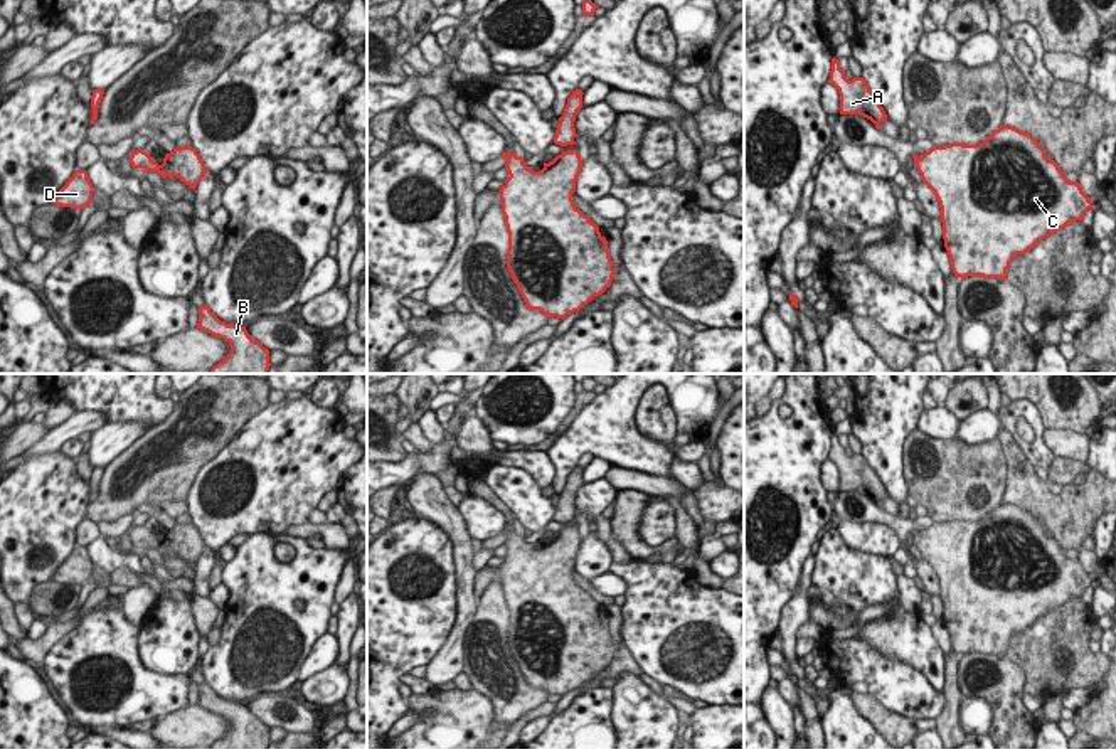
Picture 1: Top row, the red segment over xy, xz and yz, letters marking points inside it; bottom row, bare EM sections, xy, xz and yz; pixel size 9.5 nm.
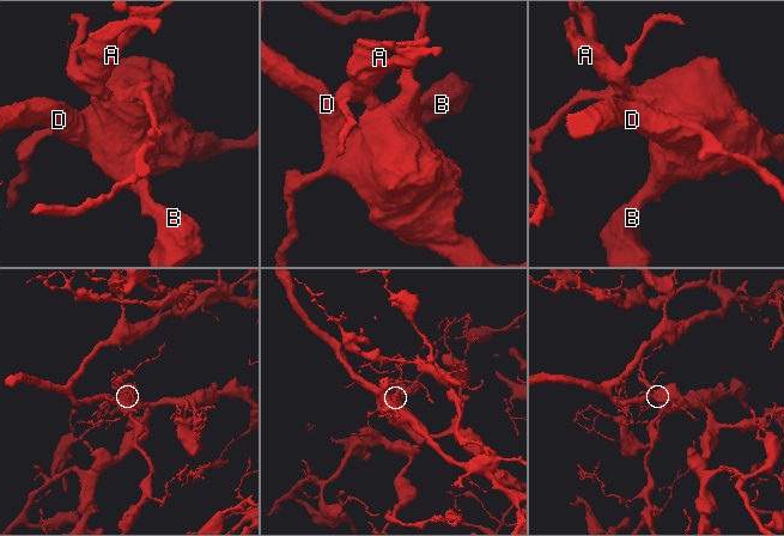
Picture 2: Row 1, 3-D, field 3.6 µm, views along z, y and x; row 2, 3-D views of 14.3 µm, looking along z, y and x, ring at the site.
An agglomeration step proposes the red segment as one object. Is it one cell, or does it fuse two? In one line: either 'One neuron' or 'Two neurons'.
One neuron.

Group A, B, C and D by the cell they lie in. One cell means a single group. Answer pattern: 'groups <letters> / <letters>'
groups A B C D

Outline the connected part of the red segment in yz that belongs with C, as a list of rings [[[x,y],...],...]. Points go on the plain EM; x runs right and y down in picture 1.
[[[1002,502],[978,522],[934,522],[921,535],[917,532],[912,532],[912,535],[922,559],[939,579],[944,624],[953,650],[961,656],[966,653],[1007,656],[1007,646],[1017,631],[1028,629],[1039,618],[1067,601],[1082,598],[1084,591],[1092,586],[1092,579],[1082,569],[1079,559],[1069,559],[1040,520],[1030,510],[1013,503]]]

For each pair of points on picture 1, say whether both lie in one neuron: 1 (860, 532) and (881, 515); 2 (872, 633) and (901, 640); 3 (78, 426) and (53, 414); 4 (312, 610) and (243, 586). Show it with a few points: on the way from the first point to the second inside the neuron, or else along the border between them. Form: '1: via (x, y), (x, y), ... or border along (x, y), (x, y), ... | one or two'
1: border along (840, 519), (884, 522), (901, 541) | two
2: via (879, 633), (894, 638) | one
3: border along (74, 411), (53, 430) | two
4: via (295, 615), (275, 610), (260, 594) | one

